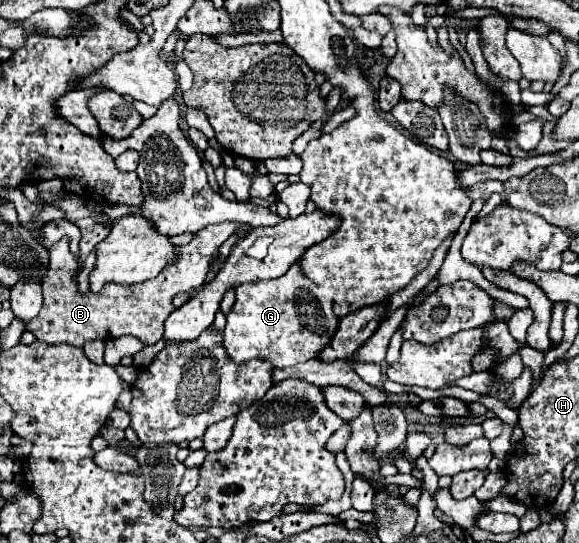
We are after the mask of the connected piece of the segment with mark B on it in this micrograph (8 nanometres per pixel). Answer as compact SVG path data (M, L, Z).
M222 222L222 224L208 224L202 230L194 234L194 240L186 246L182 246L182 256L176 266L166 268L160 276L132 284L122 286L108 282L100 292L80 292L76 274L80 270L80 256L72 254L68 248L68 238L58 240L54 246L48 248L50 260L48 260L48 272L42 276L42 296L44 304L36 318L28 322L28 330L40 340L48 344L70 344L70 346L84 346L92 340L106 340L106 338L118 338L118 336L136 336L142 344L156 344L164 334L164 320L168 314L172 314L176 308L172 304L172 298L180 292L192 292L194 288L202 286L208 274L208 260L212 258L212 252L226 242L236 232L236 222Z

